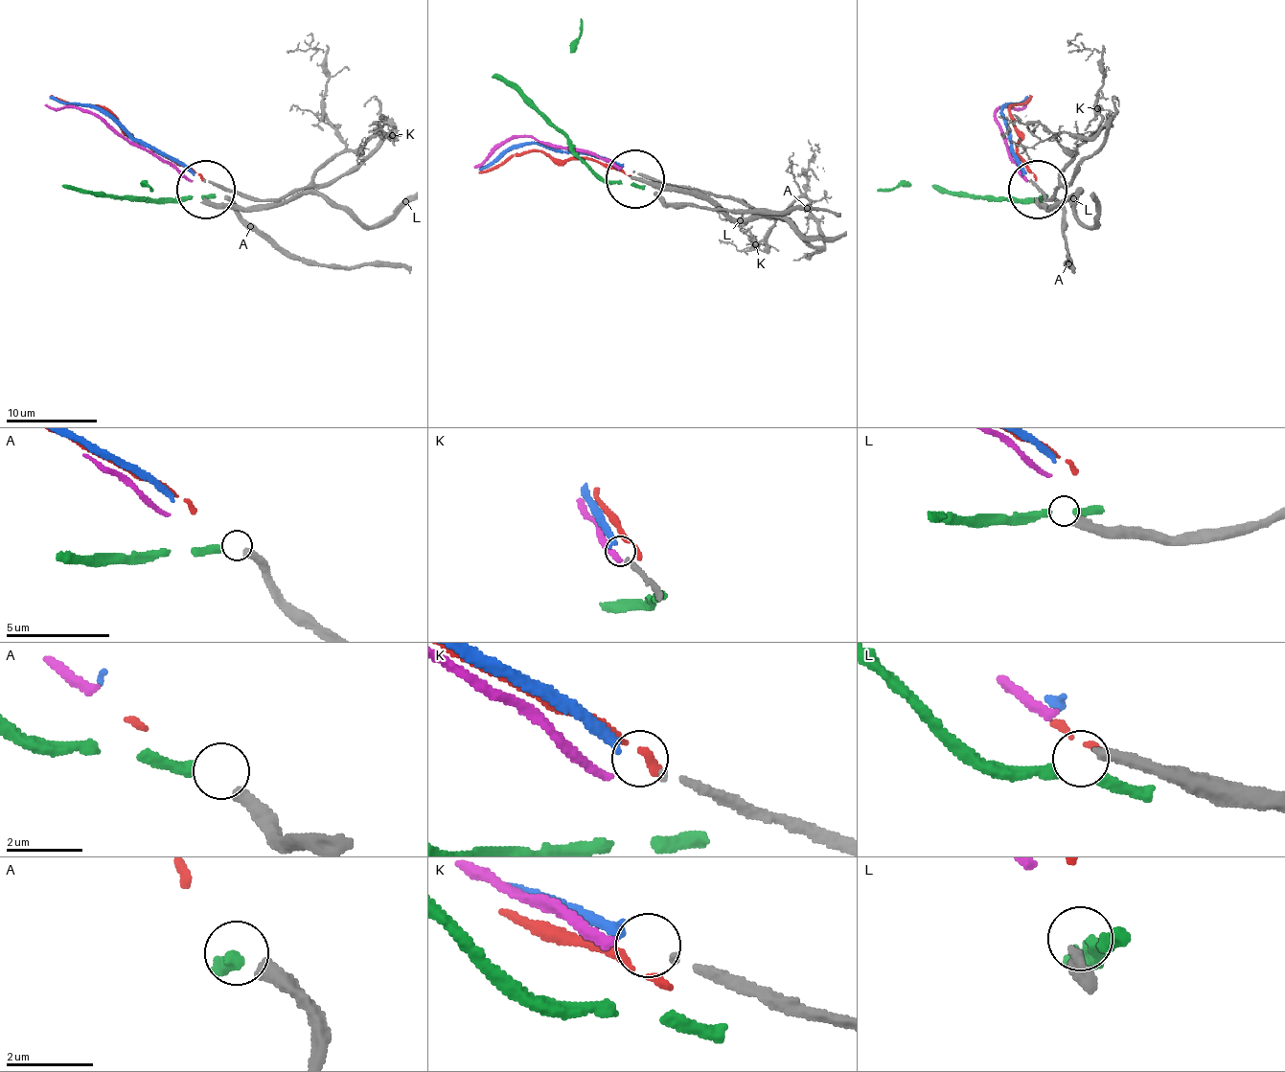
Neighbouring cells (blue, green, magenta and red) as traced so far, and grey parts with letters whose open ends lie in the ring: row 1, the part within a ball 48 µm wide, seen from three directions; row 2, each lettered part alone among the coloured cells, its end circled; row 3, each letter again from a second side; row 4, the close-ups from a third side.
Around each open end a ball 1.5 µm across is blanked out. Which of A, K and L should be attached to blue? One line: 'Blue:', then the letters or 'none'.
Blue: K

